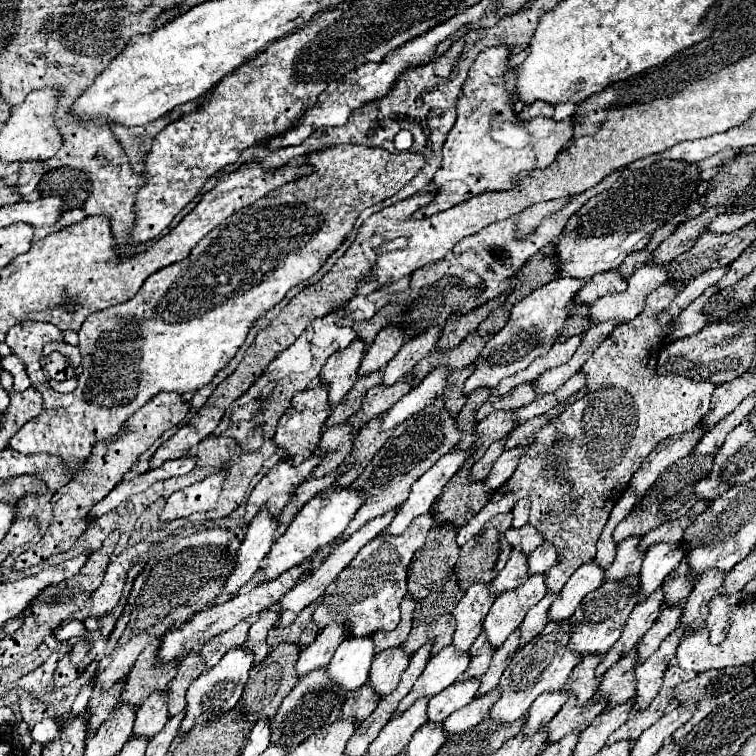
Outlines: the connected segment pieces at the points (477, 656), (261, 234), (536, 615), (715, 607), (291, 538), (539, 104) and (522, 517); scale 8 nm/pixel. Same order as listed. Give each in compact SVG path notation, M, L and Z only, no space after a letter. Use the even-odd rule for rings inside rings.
M481 633L467 653L469 653L469 657L471 657L471 663L469 663L469 667L465 669L463 677L459 677L459 681L465 681L465 679L469 679L469 677L471 677L471 679L479 679L479 677L487 671L489 661L491 661L495 649L487 643L485 635Z
M363 145L321 147L313 153L307 153L305 159L307 165L313 167L313 173L289 181L273 189L273 193L257 199L253 205L233 213L207 237L203 237L187 259L153 273L133 299L113 305L105 311L97 311L85 319L83 327L79 329L83 373L81 385L77 385L73 393L63 395L53 391L39 363L45 343L53 341L53 325L23 321L11 327L5 343L11 347L13 355L27 357L25 369L31 385L43 395L43 411L35 419L27 421L9 439L9 447L25 455L49 453L59 457L65 471L77 475L85 467L93 443L115 437L121 425L157 393L165 391L185 395L207 385L243 345L249 325L269 307L279 303L291 287L303 279L309 279L321 267L327 255L331 255L349 235L355 219L365 207L395 195L425 163L423 153L407 151L395 155L385 149Z
M547 593L547 597L543 597L541 601L539 601L539 605L535 605L533 609L529 609L527 611L527 615L525 615L525 619L521 621L521 625L519 625L519 631L521 631L521 645L519 645L519 649L523 647L523 645L527 645L535 635L539 635L541 633L541 629L545 627L545 617L547 617L547 609L549 609L549 605L553 603L557 599L557 595L555 593Z
M715 595L709 601L709 615L705 619L705 629L709 631L711 643L719 643L725 639L725 633L729 631L729 605L735 605L735 597L723 597Z
M349 487L333 489L333 491L323 491L321 495L313 497L301 509L301 513L295 515L295 519L291 521L287 531L271 545L271 551L265 555L263 567L261 567L263 581L279 577L283 571L299 565L301 561L311 557L317 549L325 547L327 541L333 541L333 537L337 537L347 527L347 523L353 519L353 513L357 513L361 501L365 501L365 495L363 493L355 493Z
M535 101L535 103L527 105L527 107L523 107L523 111L519 113L519 117L521 117L523 121L535 119L535 117L539 117L539 115L543 115L543 117L551 117L551 115L553 115L553 105L545 103L545 101Z
M519 499L517 505L513 507L513 527L523 527L527 523L527 517L529 517L529 499Z

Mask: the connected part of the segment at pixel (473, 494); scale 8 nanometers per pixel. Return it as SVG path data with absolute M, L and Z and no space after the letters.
M457 471L431 505L431 513L437 525L453 525L455 529L461 529L485 501L489 501L489 497L491 491L483 489L483 483L469 481L469 471Z

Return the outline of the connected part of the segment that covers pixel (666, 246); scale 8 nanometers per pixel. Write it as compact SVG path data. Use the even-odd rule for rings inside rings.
M707 209L701 215L697 215L695 219L689 219L687 223L681 223L675 233L671 237L667 237L649 257L647 263L655 263L655 265L663 265L669 263L673 257L685 253L687 249L693 247L695 239L705 233L705 225L709 225L709 221L713 221L713 217L717 217L721 213L721 209Z

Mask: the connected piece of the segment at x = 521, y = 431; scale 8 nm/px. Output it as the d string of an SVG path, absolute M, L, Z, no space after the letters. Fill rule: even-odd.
M557 405L555 409L551 409L549 413L543 413L543 415L539 415L539 417L533 417L533 419L529 419L529 421L523 421L523 423L519 423L507 437L505 437L505 449L513 449L513 447L525 447L529 441L531 441L531 437L533 437L533 433L545 423L545 421L549 421L549 419L553 419L553 417L557 417L559 413L561 413L561 409L563 409L565 405Z

